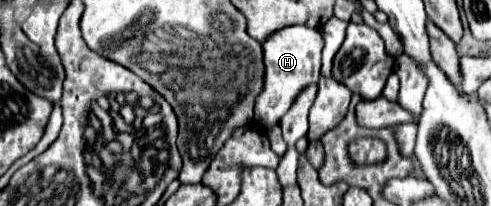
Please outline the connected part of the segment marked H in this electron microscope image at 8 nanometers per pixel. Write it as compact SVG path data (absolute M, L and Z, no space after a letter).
M288 26L278 32L274 32L264 44L264 66L266 66L266 78L264 78L264 92L256 100L254 108L254 122L262 124L266 128L272 128L280 122L280 118L288 112L294 98L302 92L304 86L318 82L320 68L322 68L322 48L324 38L320 30L308 28L308 26Z

